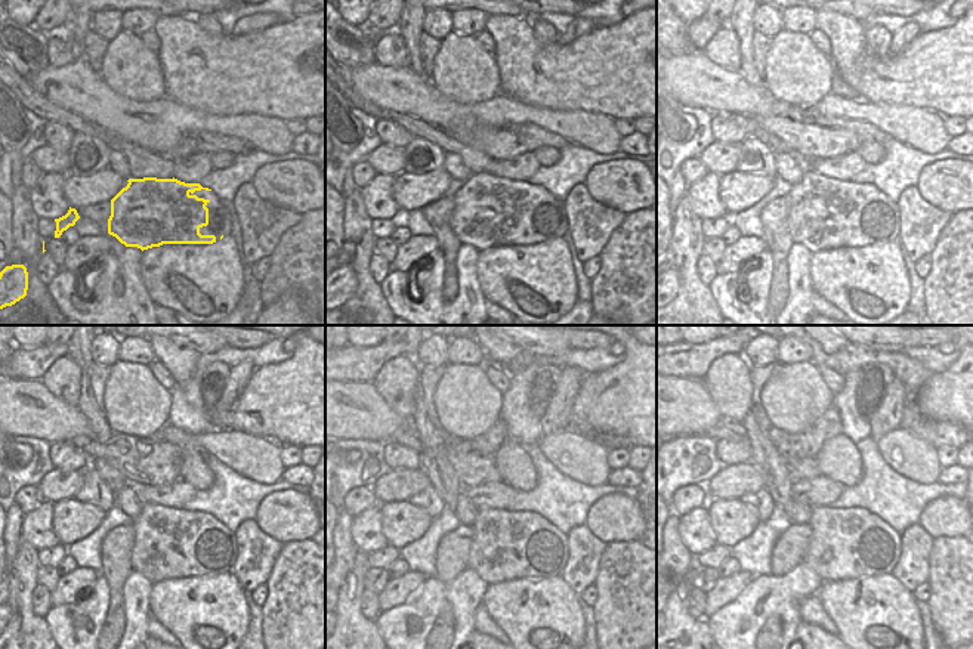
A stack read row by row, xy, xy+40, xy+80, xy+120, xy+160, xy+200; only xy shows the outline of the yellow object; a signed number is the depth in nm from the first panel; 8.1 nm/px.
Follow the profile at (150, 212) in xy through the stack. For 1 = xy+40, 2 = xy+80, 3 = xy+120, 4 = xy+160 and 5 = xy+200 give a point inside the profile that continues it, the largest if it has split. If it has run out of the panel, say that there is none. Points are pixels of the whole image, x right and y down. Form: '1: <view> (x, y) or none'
1: xy+40 (488, 212)
2: xy+80 (825, 213)
3: xy+120 (169, 543)
4: xy+160 (504, 547)
5: xy+200 (839, 549)

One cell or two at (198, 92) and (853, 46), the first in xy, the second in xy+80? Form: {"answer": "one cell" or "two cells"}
{"answer": "one cell"}

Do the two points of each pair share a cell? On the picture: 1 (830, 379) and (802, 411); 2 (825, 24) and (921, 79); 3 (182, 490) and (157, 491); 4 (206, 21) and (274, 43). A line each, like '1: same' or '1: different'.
1: different
2: same
3: same
4: different

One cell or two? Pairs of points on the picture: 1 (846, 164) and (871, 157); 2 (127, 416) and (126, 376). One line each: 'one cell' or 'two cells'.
1: two cells
2: one cell

